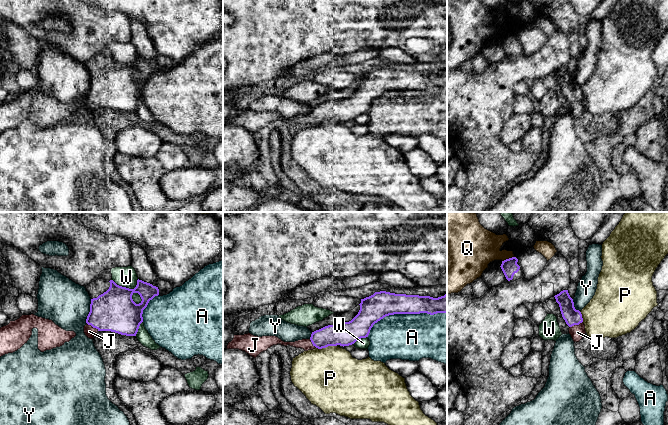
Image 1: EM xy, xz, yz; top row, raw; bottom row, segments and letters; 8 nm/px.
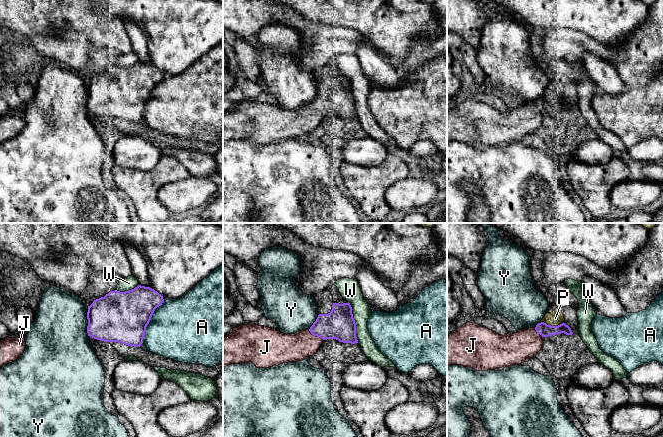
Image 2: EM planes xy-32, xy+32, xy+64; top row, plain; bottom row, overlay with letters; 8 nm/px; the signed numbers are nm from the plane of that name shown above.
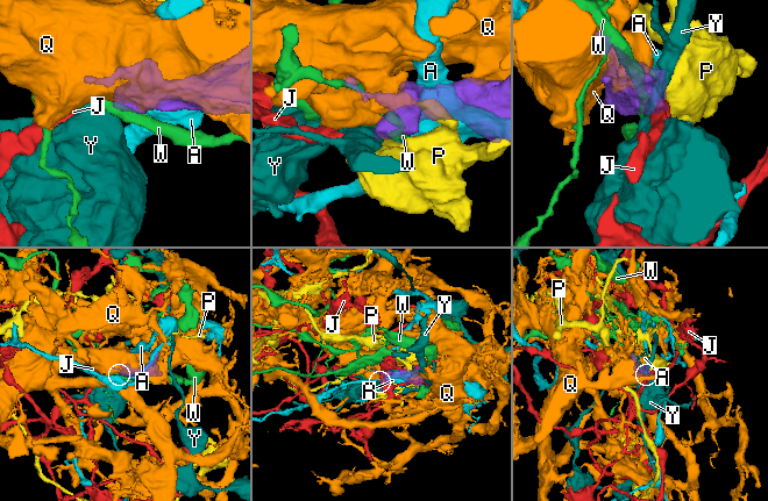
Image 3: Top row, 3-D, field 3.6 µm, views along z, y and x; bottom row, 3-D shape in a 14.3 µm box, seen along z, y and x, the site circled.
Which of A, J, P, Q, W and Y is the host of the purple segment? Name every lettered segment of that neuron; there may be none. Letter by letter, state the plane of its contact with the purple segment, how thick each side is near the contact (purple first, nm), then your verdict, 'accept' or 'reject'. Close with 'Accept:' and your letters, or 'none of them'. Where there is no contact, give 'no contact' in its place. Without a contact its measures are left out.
A: xz | 200/380 nm | reject
J: yz | 130/120 nm | accept
P: xz | 190/480 nm | reject
Q: yz | 130/280 nm | reject
W: xy | 340/160 nm | reject
Y: xy | 340/360 nm | reject
Accept: J

